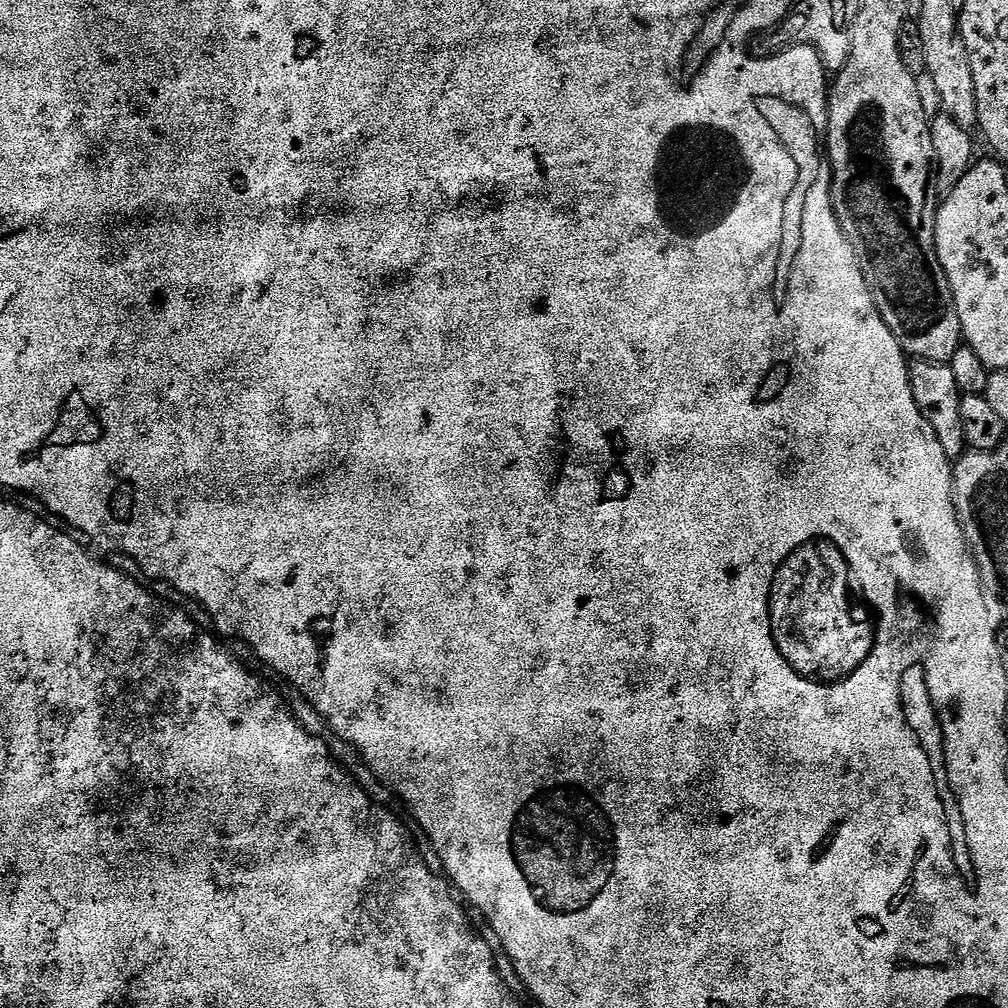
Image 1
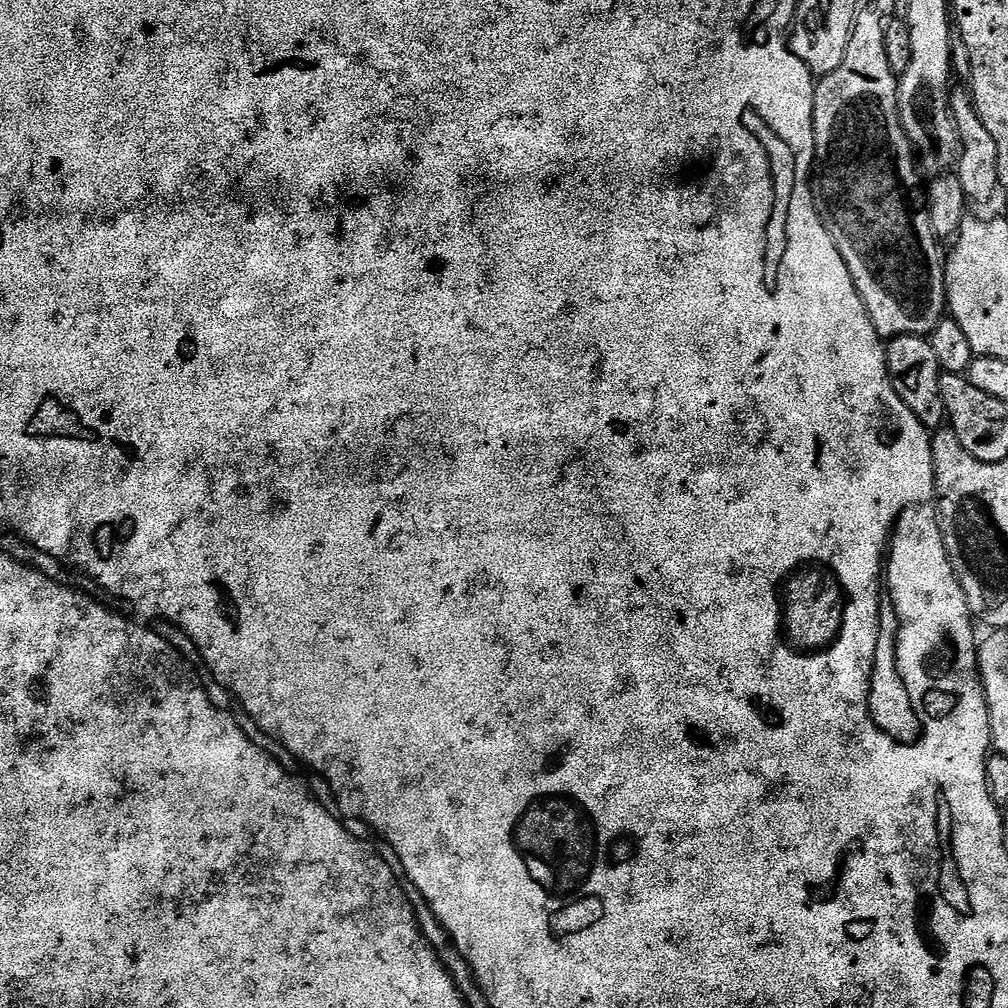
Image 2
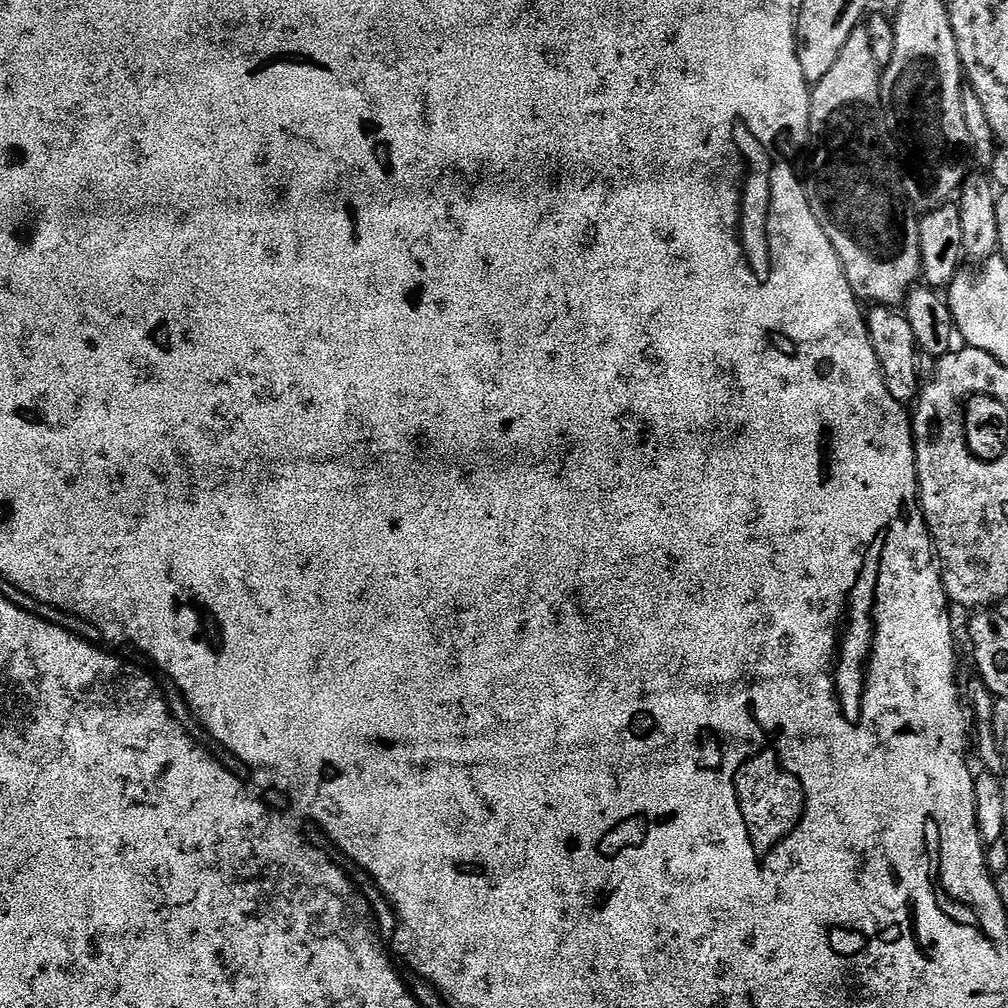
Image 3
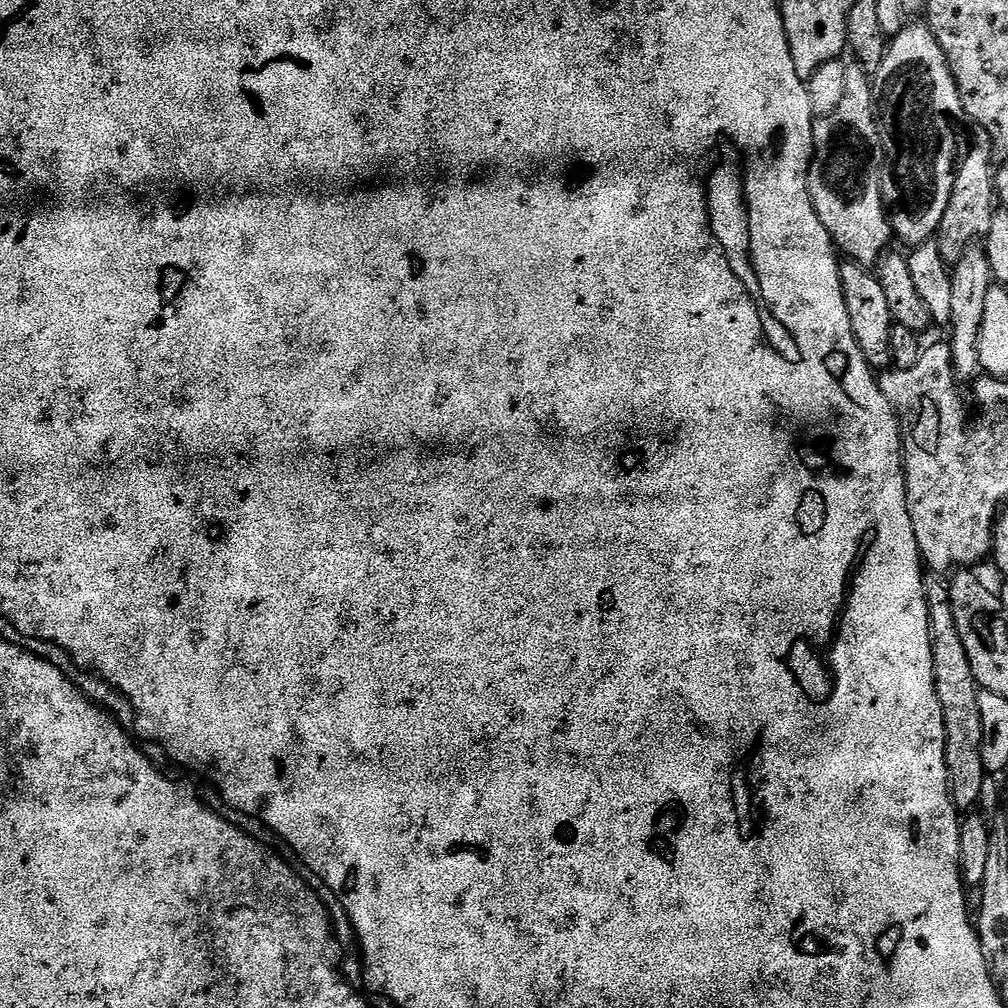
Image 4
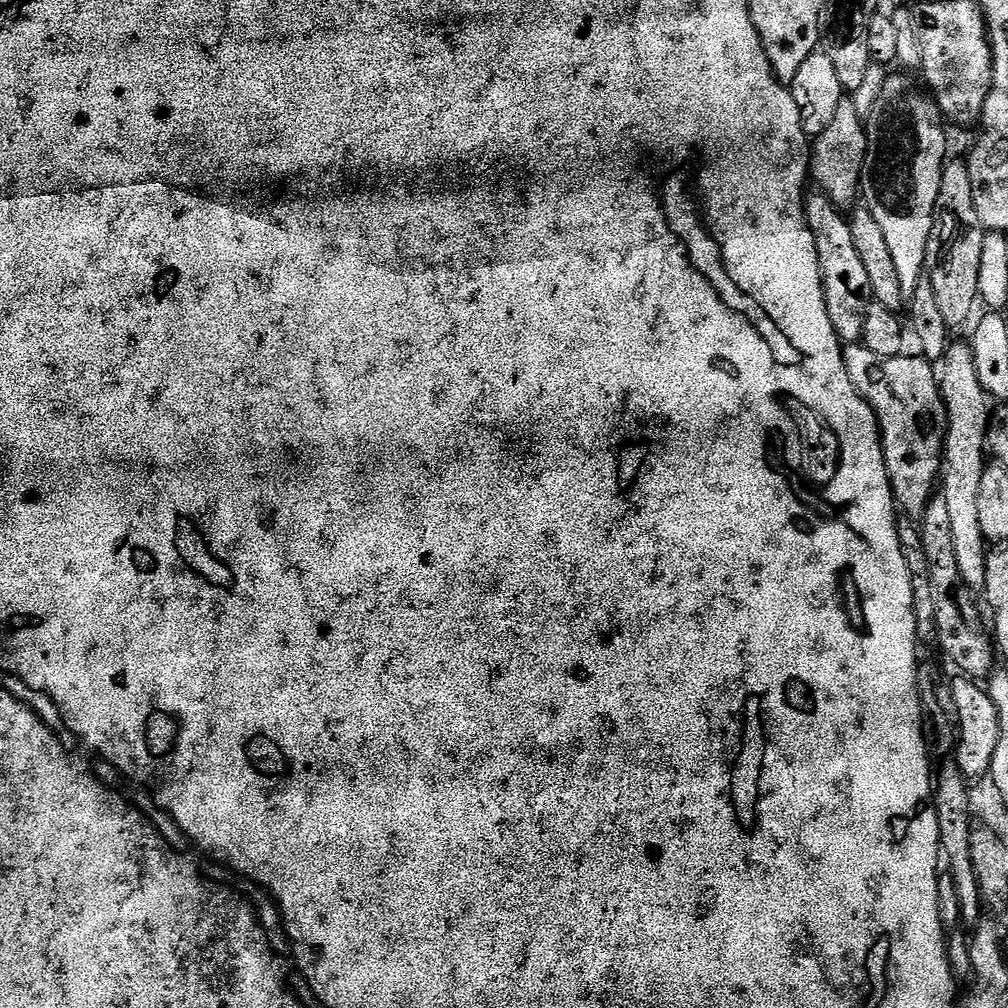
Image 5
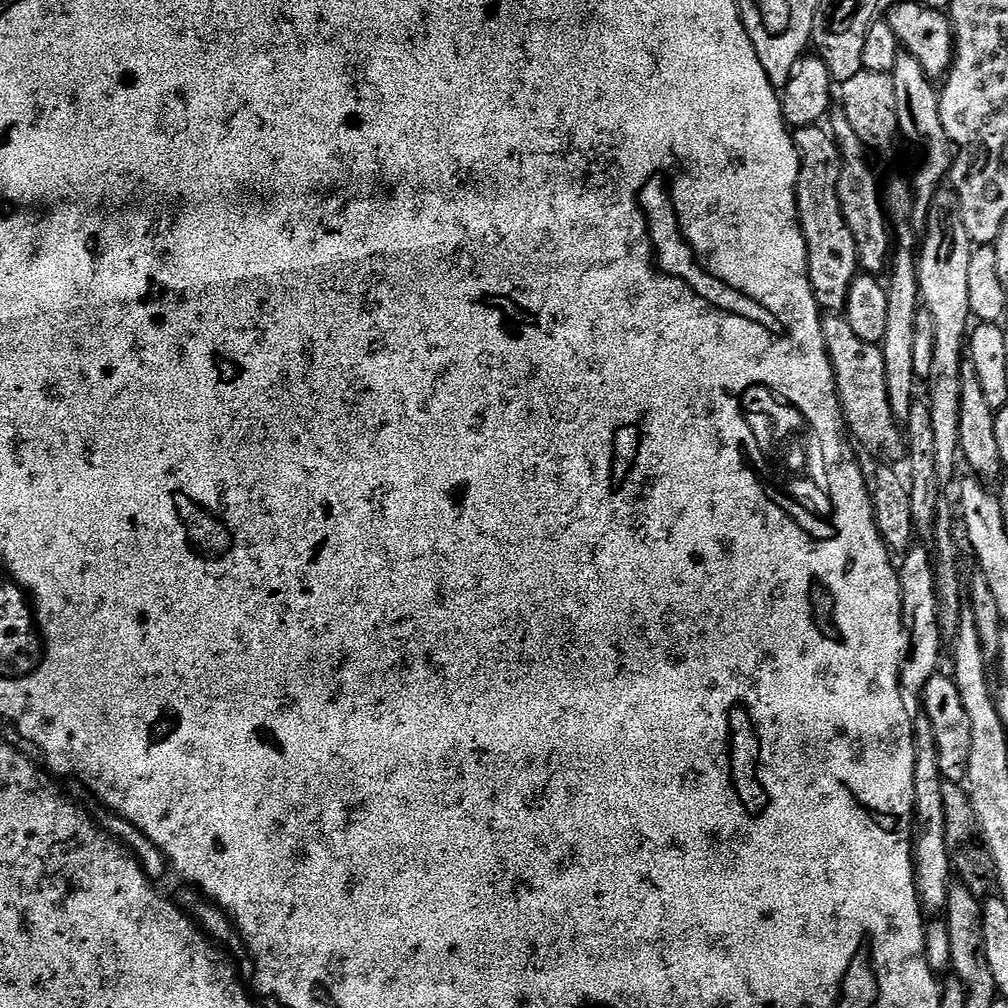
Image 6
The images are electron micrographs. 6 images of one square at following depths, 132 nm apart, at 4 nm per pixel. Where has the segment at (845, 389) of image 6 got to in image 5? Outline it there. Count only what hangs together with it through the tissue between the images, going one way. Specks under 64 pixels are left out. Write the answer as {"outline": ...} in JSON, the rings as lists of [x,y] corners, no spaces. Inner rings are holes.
{"outline":[[[860,342],[845,343],[843,349],[850,382],[854,382],[869,406],[876,411],[876,421],[880,423],[880,445],[896,503],[905,513],[923,513],[934,495],[932,487],[935,484],[937,487],[942,472],[942,424],[936,421],[938,389],[933,361],[920,354],[880,357]]]}

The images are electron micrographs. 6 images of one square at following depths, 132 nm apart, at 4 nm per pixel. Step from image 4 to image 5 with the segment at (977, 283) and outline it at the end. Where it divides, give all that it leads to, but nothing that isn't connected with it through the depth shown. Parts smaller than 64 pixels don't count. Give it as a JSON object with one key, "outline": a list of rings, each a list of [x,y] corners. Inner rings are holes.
{"outline":[[[952,342],[947,345],[936,368],[936,387],[943,415],[944,412],[948,415],[948,424],[946,420],[946,431],[942,436],[942,495],[946,498],[946,511],[950,514],[950,534],[954,536],[954,554],[958,557],[958,570],[962,574],[966,587],[980,590],[983,589],[986,582],[988,552],[982,534],[982,526],[978,523],[978,489],[986,467],[984,452],[986,456],[986,445],[990,440],[990,408],[988,412],[990,397],[984,391],[982,382],[978,382],[978,370],[974,366],[971,343],[955,344]]]}

